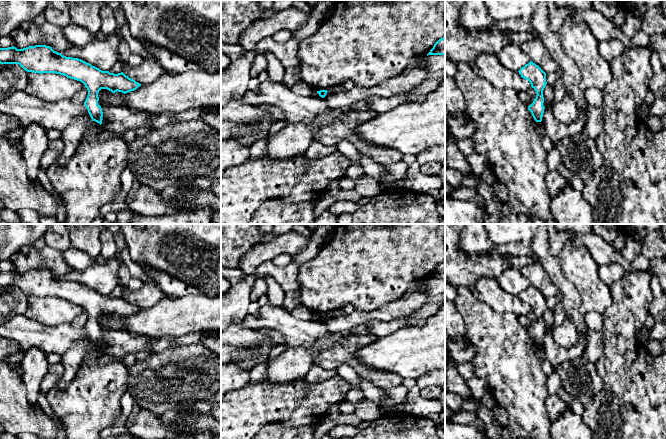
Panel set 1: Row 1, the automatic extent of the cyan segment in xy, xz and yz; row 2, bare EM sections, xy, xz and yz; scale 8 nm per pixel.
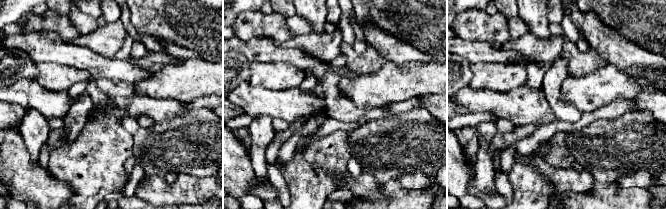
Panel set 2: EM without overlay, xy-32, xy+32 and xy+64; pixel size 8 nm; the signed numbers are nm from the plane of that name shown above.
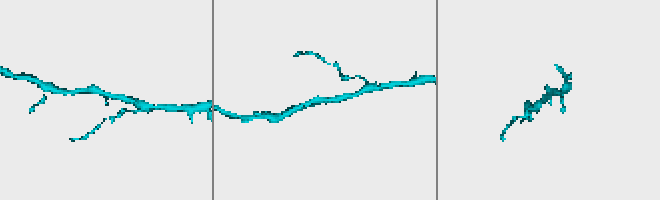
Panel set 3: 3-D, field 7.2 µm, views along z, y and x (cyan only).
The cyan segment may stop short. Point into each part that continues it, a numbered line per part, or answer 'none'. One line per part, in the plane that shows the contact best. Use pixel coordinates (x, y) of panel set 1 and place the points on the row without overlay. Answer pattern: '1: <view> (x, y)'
none

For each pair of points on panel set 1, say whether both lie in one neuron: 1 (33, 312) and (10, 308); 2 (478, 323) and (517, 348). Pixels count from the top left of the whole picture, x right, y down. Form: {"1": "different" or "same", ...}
{"1": "different", "2": "same"}

